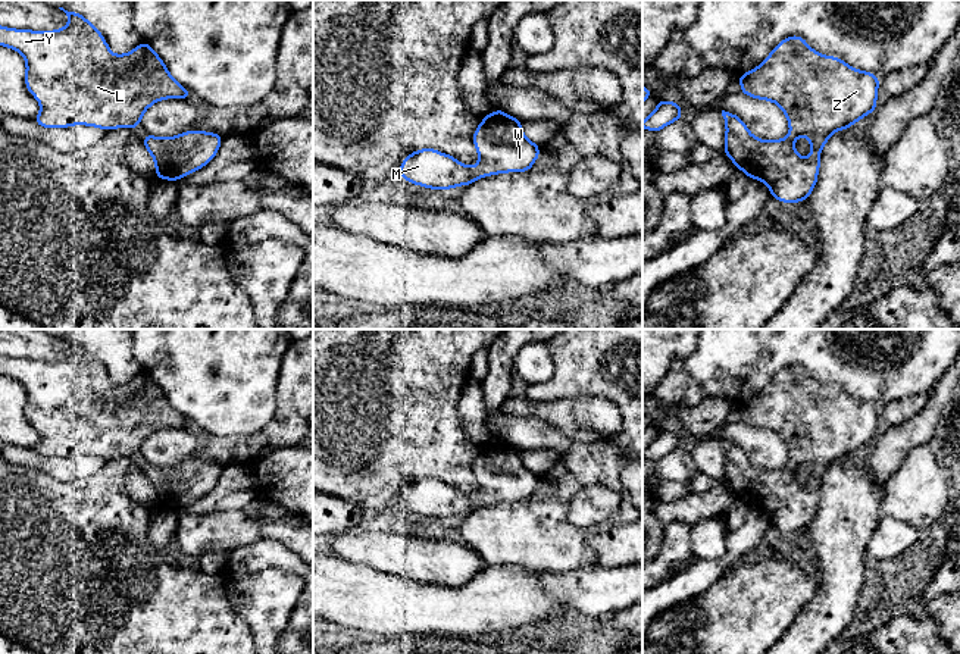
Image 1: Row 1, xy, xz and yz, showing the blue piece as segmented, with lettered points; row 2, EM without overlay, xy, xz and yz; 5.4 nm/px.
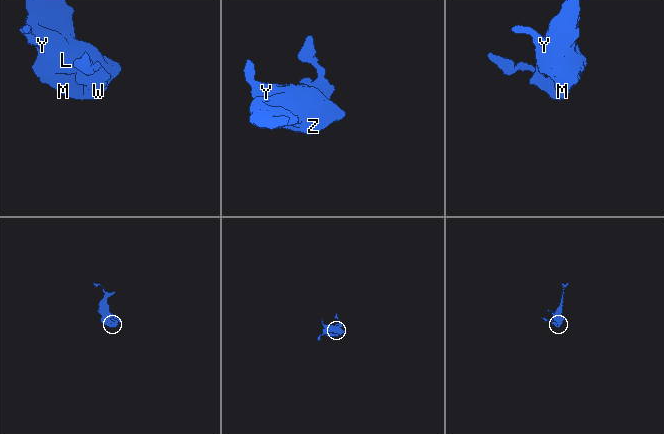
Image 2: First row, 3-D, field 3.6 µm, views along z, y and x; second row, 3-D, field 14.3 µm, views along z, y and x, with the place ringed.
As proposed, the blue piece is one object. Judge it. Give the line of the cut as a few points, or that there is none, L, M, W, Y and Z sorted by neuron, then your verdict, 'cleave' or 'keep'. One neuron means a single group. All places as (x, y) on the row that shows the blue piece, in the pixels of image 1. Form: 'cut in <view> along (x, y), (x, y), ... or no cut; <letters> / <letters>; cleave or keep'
no cut; L M W Y Z; keep

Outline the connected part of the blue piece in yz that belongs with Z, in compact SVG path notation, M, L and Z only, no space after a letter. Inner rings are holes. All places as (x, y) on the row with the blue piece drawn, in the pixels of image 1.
M798 35L782 40L754 71L738 78L741 93L773 101L785 112L789 135L776 141L756 138L737 115L722 110L726 123L723 151L750 179L764 182L770 195L782 203L807 200L817 182L819 154L829 137L876 109L879 79L875 73L854 69L838 57L823 56ZM797 137L807 137L812 144L807 159L795 151Z

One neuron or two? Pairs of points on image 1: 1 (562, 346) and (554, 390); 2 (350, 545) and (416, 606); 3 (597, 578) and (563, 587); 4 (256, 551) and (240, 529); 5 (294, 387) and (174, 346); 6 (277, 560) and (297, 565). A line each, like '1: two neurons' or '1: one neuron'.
1: one neuron
2: two neurons
3: one neuron
4: two neurons
5: two neurons
6: one neuron

